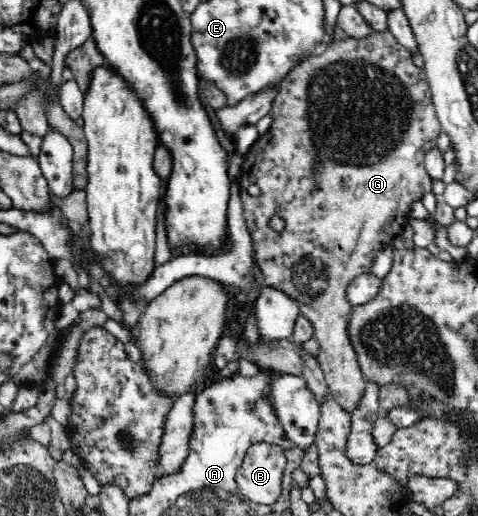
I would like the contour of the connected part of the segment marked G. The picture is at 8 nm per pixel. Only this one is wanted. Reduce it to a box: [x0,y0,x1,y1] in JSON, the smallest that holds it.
[237,30,442,413]

